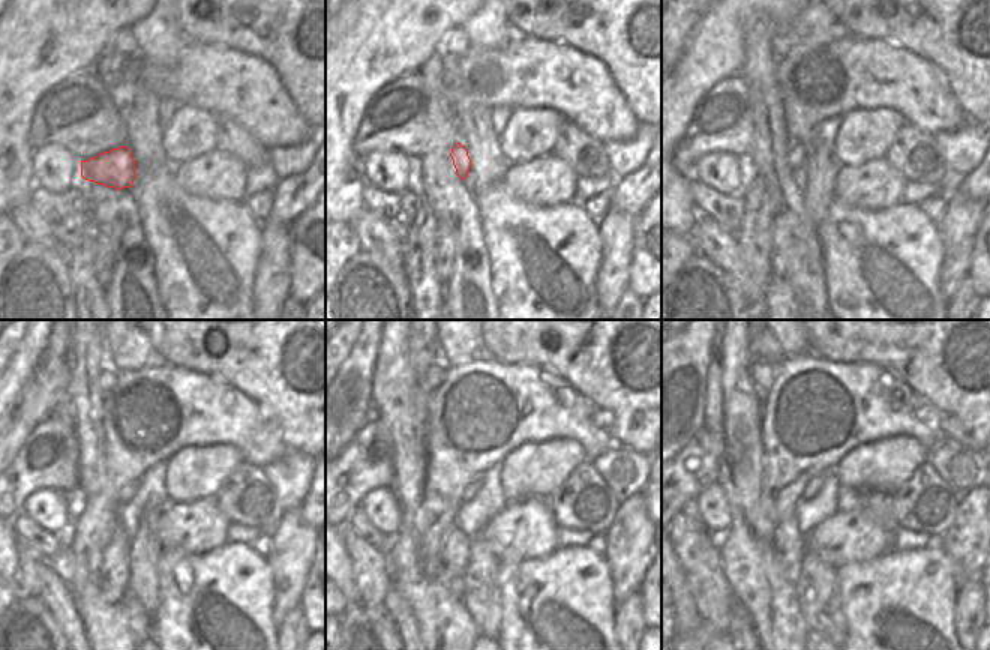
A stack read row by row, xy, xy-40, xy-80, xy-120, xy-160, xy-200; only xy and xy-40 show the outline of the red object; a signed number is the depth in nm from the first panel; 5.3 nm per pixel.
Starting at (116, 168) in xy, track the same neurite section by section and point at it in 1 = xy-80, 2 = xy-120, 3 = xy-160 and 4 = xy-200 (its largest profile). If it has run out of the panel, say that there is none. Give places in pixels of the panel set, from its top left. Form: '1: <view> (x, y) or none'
1: xy-80 (797, 153)
2: xy-120 (129, 490)
3: xy-160 (473, 488)
4: xy-200 (815, 485)

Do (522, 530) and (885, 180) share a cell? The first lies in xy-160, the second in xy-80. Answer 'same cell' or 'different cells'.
same cell

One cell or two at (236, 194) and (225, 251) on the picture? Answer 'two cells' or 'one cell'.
two cells

